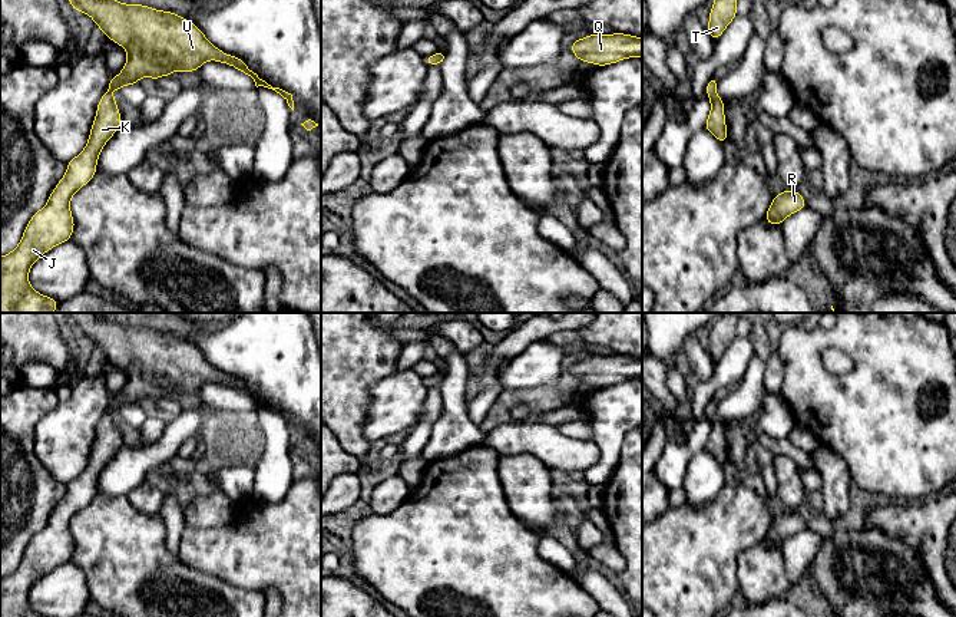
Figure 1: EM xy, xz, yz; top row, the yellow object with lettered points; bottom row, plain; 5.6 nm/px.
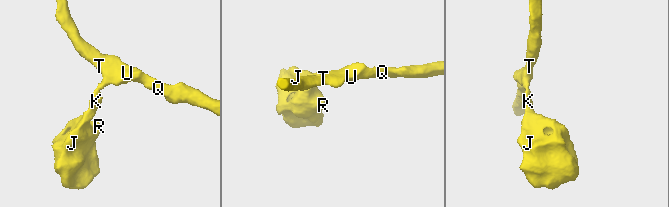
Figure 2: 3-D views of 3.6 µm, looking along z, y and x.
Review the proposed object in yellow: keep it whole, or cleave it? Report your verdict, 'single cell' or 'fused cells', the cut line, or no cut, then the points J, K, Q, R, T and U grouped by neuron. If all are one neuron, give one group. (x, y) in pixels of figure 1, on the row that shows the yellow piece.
single cell; no cut; J K Q R T U

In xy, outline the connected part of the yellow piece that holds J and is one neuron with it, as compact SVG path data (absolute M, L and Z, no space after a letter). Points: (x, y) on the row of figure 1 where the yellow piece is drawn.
M118 0L69 1L72 3L72 10L83 11L90 16L107 39L122 46L128 52L128 60L122 72L110 77L107 90L97 103L96 116L85 149L67 162L66 174L52 191L47 204L30 218L17 247L4 257L0 257L0 313L54 313L54 308L60 303L56 298L37 293L36 288L29 284L29 271L44 253L50 251L54 245L70 241L75 230L70 198L96 175L97 158L105 143L122 125L122 116L116 106L116 99L110 92L112 89L119 92L123 86L136 85L143 76L156 80L162 76L171 76L173 70L195 72L199 70L202 63L216 60L251 76L257 88L264 86L275 90L294 110L291 93L279 88L272 88L265 80L259 79L244 60L215 47L205 37L202 30L185 17L143 4L119 3Z

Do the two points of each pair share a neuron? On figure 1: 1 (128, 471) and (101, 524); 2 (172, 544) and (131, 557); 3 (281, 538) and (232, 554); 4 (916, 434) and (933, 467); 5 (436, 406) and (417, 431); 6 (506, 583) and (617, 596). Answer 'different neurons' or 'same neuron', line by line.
1: different neurons
2: different neurons
3: same neuron
4: same neuron
5: same neuron
6: different neurons

